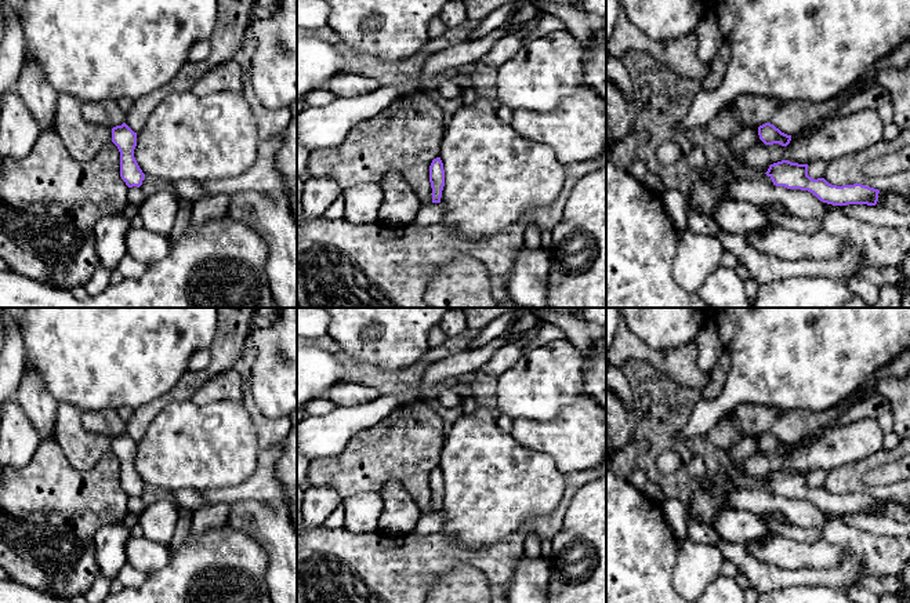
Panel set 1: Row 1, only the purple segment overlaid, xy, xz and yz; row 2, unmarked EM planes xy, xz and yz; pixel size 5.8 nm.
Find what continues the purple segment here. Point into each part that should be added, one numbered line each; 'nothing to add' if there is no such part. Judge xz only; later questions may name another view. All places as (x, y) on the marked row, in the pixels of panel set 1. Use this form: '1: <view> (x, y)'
nothing to add

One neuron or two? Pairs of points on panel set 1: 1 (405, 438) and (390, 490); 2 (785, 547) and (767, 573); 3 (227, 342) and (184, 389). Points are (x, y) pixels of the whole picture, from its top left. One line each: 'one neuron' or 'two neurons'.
1: two neurons
2: two neurons
3: one neuron

